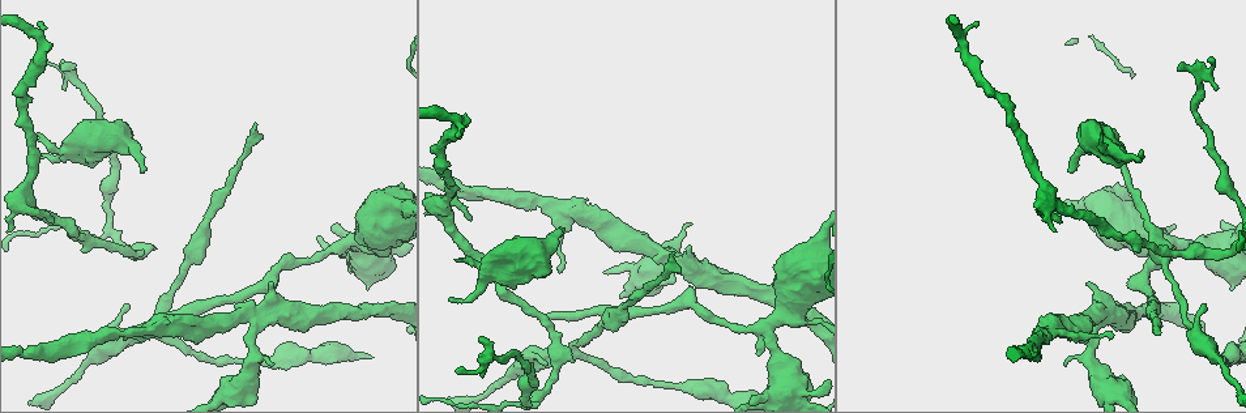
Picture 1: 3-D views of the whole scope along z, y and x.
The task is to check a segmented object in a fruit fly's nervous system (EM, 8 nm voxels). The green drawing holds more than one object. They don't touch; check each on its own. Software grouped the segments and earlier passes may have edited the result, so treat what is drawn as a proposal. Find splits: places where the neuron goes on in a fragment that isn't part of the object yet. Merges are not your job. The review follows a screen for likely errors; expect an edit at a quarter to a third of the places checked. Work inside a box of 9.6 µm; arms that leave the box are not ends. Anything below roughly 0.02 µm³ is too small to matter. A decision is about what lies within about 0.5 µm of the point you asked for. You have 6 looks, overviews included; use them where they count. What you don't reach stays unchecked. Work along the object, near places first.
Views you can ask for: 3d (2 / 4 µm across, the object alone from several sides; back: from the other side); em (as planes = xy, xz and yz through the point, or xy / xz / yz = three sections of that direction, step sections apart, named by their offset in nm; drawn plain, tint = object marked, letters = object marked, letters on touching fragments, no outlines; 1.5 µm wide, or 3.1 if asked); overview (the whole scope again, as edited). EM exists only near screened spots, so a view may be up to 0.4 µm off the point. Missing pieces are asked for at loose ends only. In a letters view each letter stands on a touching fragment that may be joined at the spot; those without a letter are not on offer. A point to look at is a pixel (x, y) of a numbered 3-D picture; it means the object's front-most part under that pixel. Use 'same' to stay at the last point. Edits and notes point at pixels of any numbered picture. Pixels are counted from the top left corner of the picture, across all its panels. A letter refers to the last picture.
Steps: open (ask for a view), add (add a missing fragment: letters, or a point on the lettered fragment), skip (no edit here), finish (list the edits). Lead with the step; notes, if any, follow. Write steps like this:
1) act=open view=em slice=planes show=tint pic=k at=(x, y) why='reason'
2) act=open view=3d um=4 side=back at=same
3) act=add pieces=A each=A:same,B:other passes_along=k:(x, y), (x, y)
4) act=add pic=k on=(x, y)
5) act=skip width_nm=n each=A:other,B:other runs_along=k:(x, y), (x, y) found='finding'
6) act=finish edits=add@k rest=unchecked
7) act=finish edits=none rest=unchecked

act=open view=3d um=2 pic=1 at=(141, 173)

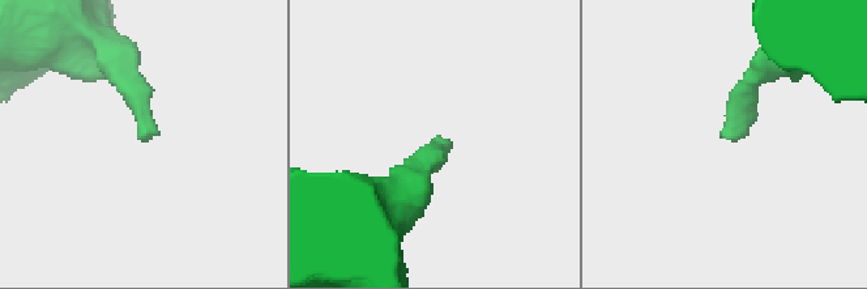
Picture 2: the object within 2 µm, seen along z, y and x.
act=open view=em slice=planes show=letters pic=2 at=(733, 140)

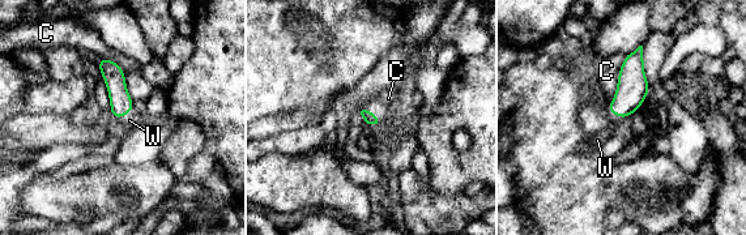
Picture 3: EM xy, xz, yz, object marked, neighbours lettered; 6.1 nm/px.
act=add pieces=W each=C:other,W:same passes_along=3:(370, 118), (372, 114), (376, 107) found='it goes on there'

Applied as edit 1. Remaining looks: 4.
act=open view=overview why='see it whole again'

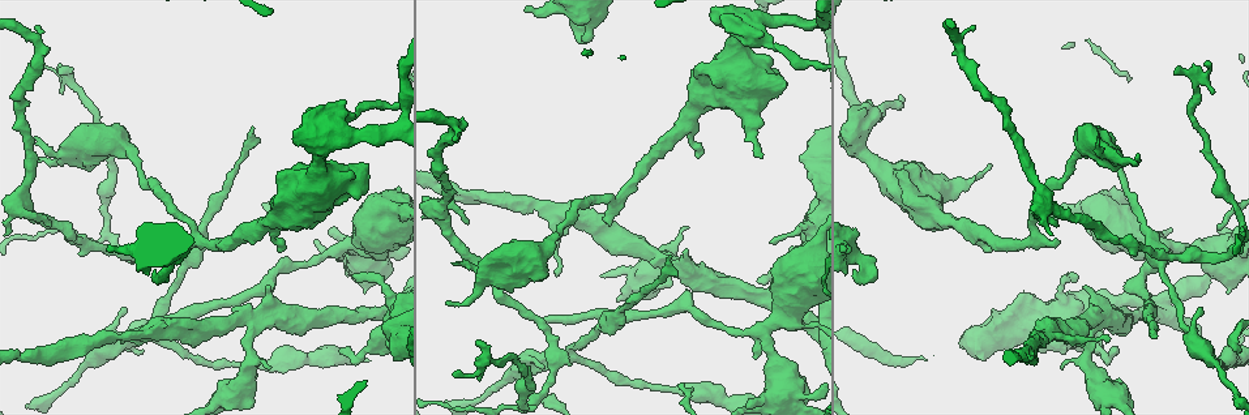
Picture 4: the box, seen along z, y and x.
act=open view=em slice=xz step=8 show=letters pic=4 at=(1137, 156) why='tapers out'

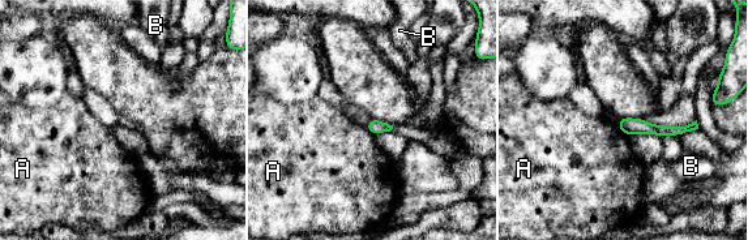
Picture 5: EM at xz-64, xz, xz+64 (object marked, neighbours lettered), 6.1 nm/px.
act=open view=em slice=planes show=letters at=same why='another direction'

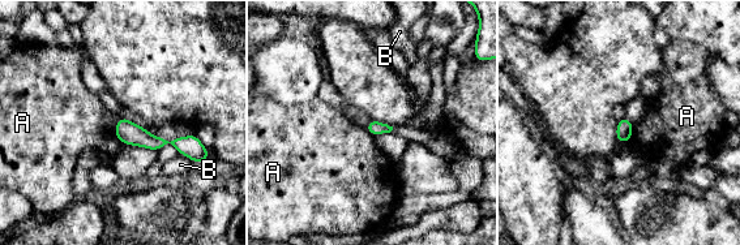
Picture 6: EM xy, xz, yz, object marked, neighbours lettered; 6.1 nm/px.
act=skip each=A:other,B:other runs_along=6:(118, 130), (197, 153) found='no lettered fragment goes on from it'

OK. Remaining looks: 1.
act=finish edits=add@3 rest=unchecked

